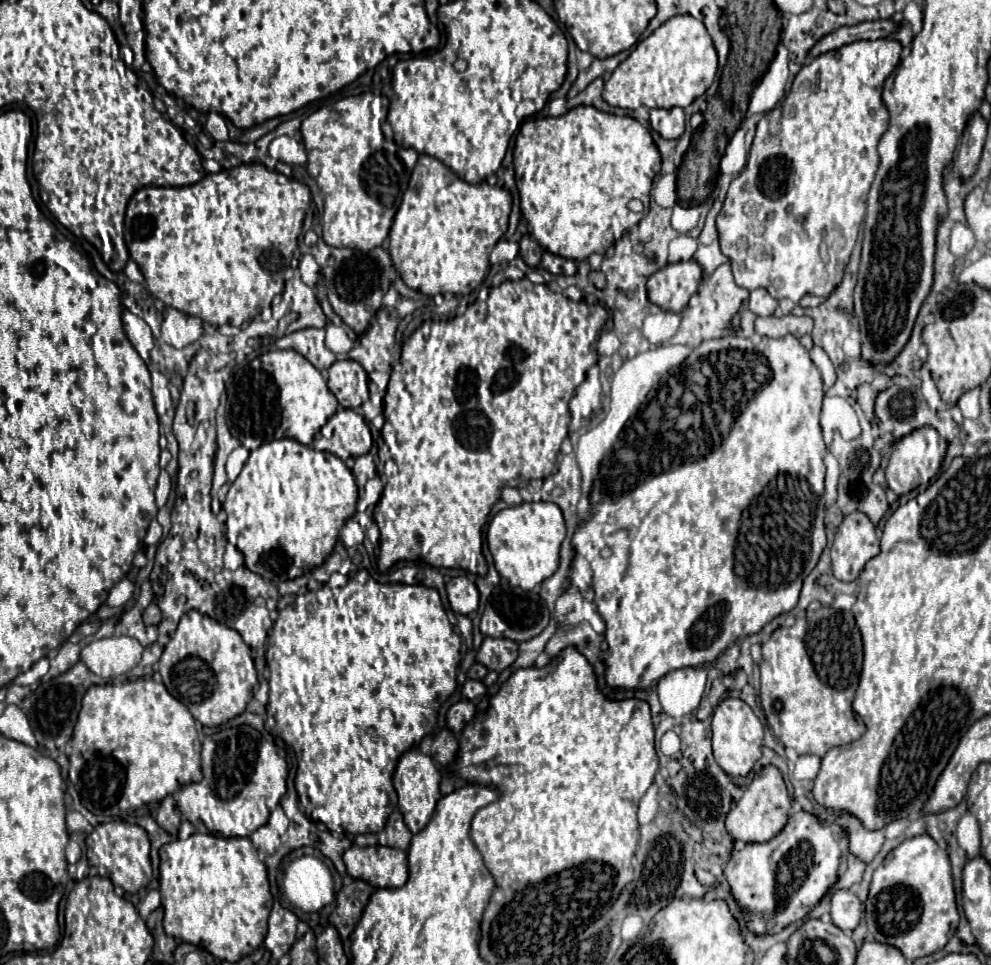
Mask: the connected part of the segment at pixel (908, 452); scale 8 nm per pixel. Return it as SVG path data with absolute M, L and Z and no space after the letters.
M920 427L920 429L914 429L912 433L904 435L894 445L892 455L890 455L890 463L886 467L888 487L896 495L904 495L904 493L914 491L914 489L926 489L930 479L940 471L940 463L945 457L946 448L946 443L940 439L938 431L932 427Z

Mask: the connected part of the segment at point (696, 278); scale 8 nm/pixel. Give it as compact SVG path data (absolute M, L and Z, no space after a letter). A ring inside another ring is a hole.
M692 259L666 265L650 275L646 283L648 299L664 311L680 313L688 305L688 299L696 293L700 281L702 269Z

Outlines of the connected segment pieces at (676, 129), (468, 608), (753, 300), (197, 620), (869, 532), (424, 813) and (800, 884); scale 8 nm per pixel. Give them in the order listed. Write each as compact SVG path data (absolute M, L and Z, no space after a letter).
M680 107L652 109L650 127L664 139L678 139L684 133L684 111Z
M452 577L446 585L446 593L454 613L468 615L478 609L478 589L468 577Z
M754 289L748 297L748 309L754 315L772 315L778 307L778 301L766 289Z
M188 611L182 615L178 629L174 631L172 639L168 641L160 657L160 675L168 693L182 705L186 705L192 717L206 727L216 727L242 715L248 701L252 699L252 689L258 681L256 667L250 657L250 647L242 641L242 637L234 629L228 629L226 625L220 625L218 621L204 617L202 613L196 611Z
M860 511L844 517L832 545L832 571L840 581L856 581L868 559L880 551L876 527Z
M414 747L408 753L404 753L404 757L400 757L396 773L394 773L394 789L398 793L398 807L404 815L404 823L412 835L418 833L420 829L424 829L424 825L430 821L436 801L442 797L440 779L442 779L442 775L440 775L436 763L428 755L420 753L420 749Z
M798 811L788 819L786 827L774 839L764 843L748 843L742 851L734 853L724 869L724 875L732 887L732 895L736 897L736 901L744 911L748 927L754 933L764 935L764 933L778 933L786 925L804 919L847 869L848 846L848 835L840 825L820 821L816 815L808 811Z

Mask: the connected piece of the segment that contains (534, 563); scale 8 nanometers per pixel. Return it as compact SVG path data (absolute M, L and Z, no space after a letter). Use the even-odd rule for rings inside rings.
M538 501L538 503L520 503L516 507L502 509L488 525L486 541L494 557L494 567L500 577L508 579L512 587L524 591L534 589L544 579L548 579L560 563L560 545L566 537L564 517L558 505Z

